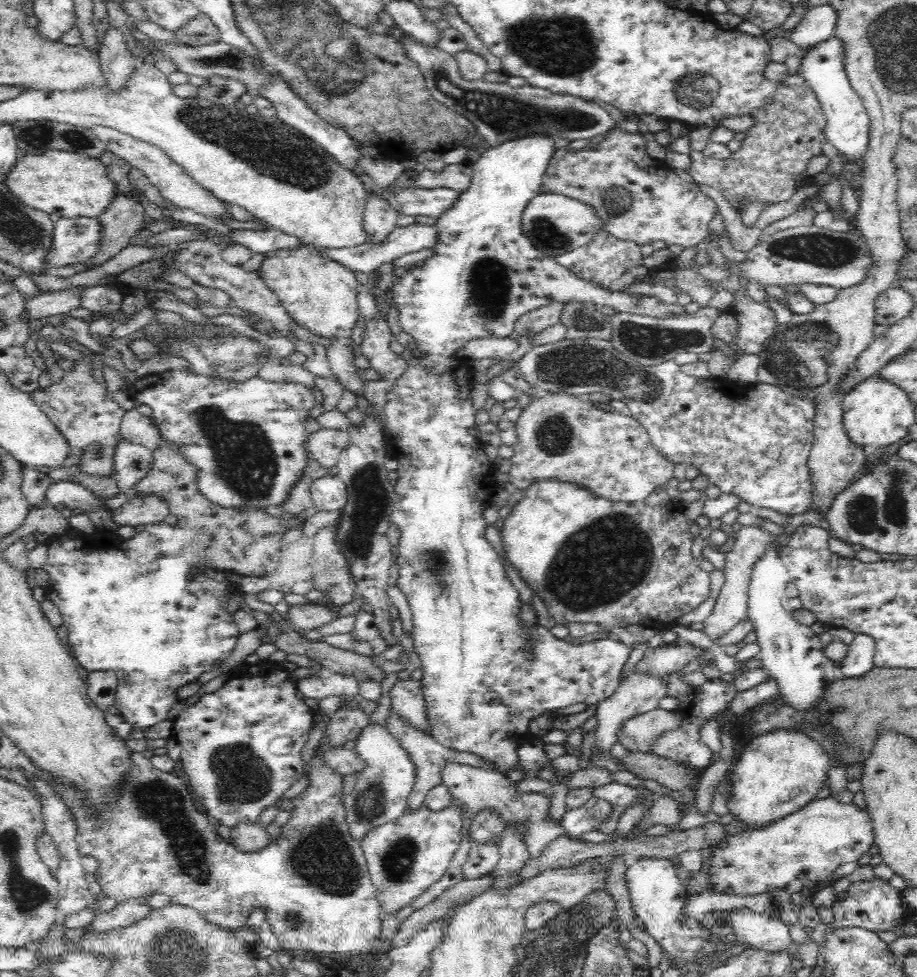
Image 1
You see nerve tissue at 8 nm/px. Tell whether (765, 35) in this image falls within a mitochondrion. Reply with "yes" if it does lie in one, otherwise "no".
no

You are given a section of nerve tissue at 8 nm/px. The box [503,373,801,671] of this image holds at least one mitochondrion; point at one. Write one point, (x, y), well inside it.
(598, 565)

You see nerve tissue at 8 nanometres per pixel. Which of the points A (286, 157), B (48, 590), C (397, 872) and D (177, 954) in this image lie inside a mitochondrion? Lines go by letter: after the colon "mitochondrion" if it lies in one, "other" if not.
A: mitochondrion
B: other
C: mitochondrion
D: mitochondrion

